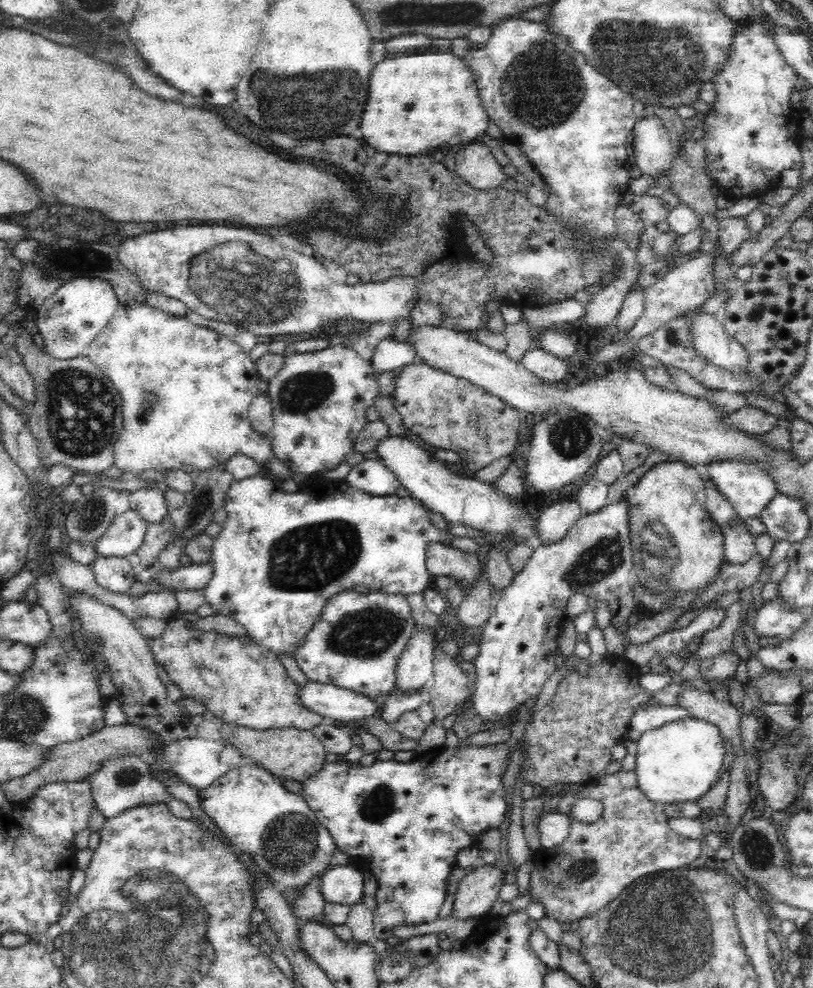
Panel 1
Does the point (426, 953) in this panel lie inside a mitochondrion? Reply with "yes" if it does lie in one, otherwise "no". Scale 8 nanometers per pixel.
no

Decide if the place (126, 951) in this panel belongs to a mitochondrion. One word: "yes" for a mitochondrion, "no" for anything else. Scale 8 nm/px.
yes

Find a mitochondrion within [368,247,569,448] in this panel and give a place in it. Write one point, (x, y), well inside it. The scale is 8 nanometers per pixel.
(479, 423)

